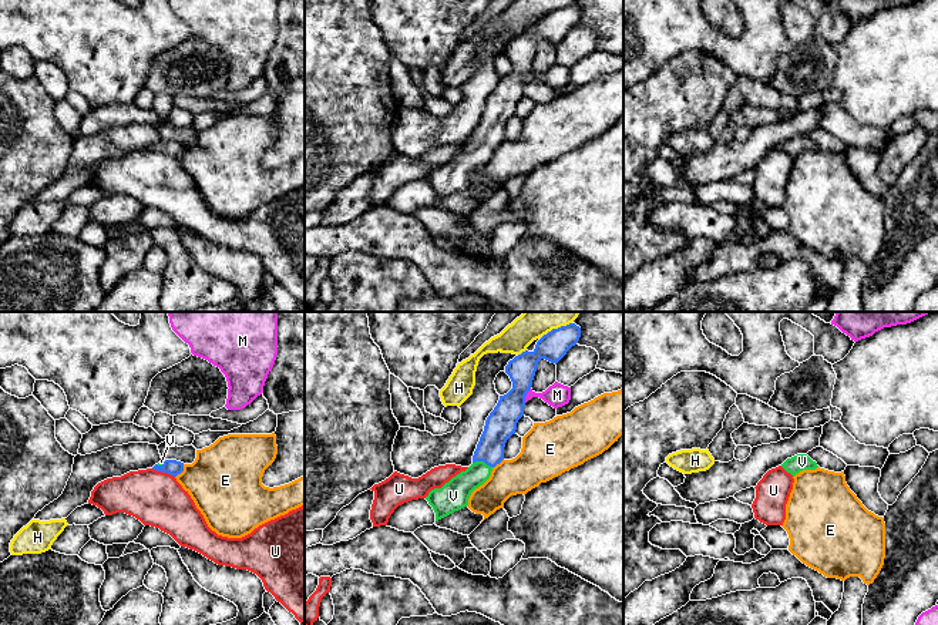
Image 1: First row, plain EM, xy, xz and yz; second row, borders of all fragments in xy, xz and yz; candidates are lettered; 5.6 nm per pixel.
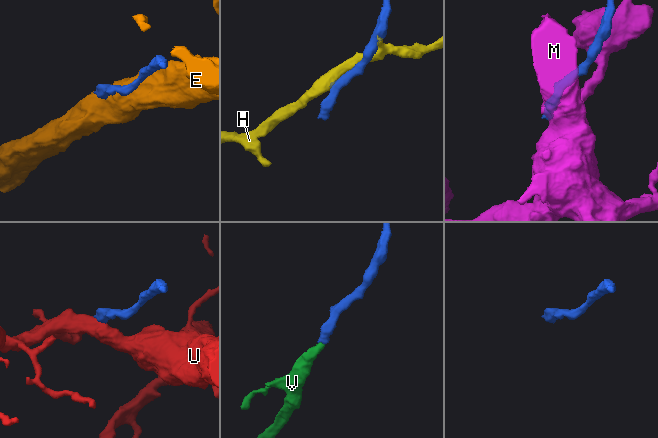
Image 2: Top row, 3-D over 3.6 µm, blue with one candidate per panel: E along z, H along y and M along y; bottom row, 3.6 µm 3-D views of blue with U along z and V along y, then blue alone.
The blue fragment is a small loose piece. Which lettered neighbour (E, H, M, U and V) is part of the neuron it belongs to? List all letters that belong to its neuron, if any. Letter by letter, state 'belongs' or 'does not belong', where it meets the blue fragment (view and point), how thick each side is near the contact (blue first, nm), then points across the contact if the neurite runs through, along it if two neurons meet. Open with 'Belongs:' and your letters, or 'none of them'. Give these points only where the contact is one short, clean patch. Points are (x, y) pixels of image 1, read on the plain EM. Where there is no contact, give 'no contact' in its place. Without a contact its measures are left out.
Belongs: V
E: does not belong; meets blue in xy at (181, 153); 90 nm thick on the blue side, 400 nm on the other; border along xy (184, 145), (184, 150), (175, 158)
H: does not belong; meets blue in xz at (523, 33); 160 nm thick on the blue side, 170 nm on the other
M: does not belong; meets blue in xz at (525, 76); 170 nm thick on the blue side, 130 nm on the other; border along xz (530, 69), (524, 83)
U: does not belong; meets blue in xy at (164, 153); 90 nm thick on the blue side, 300 nm on the other; border along xy (153, 148), (167, 153), (174, 158)
V: belongs; meets blue in xz at (483, 141); 170 nm thick on the blue side, 160 nm on the other; runs through xz (501, 104), (490, 133), (483, 141), (454, 175)

